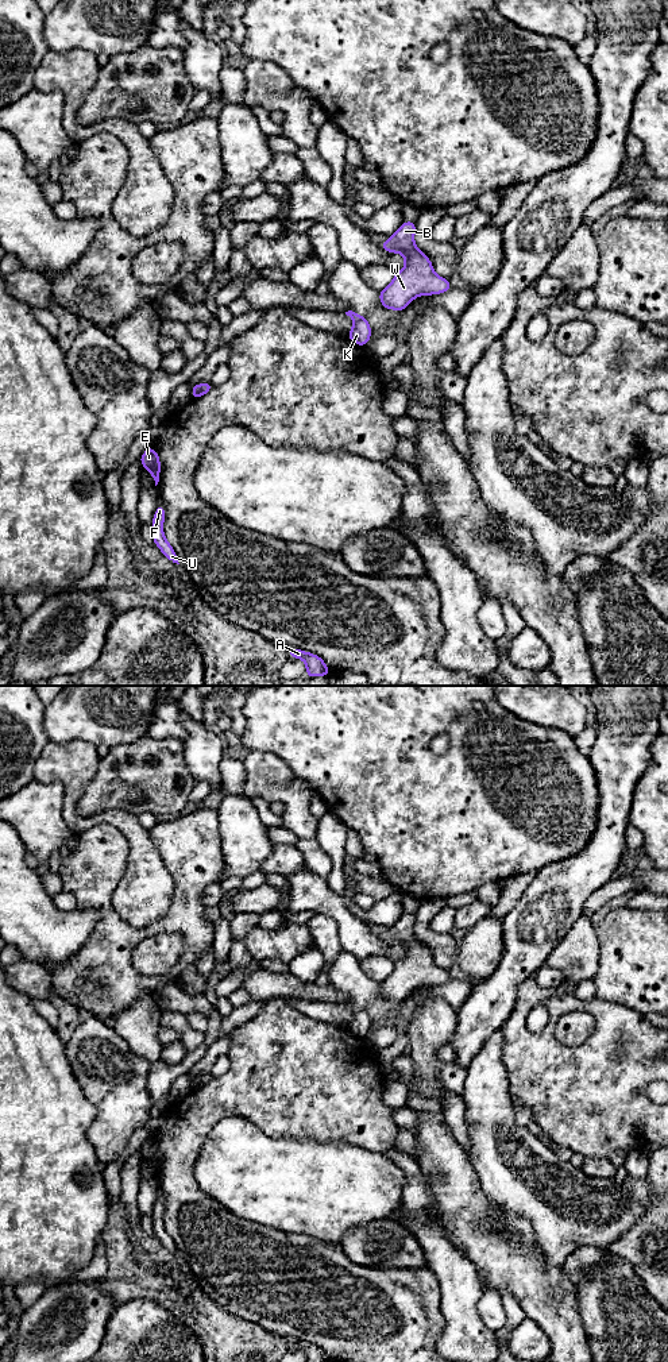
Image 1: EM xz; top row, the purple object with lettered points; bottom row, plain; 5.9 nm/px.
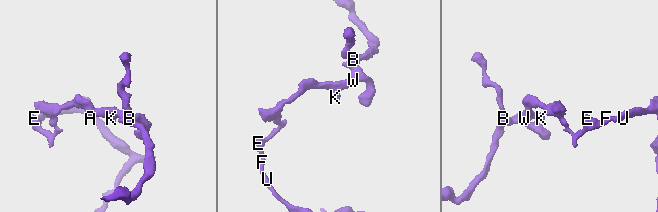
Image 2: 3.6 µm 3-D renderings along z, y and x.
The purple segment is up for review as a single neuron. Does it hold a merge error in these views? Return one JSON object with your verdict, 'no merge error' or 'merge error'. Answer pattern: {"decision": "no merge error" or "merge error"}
{"decision": "merge error"}

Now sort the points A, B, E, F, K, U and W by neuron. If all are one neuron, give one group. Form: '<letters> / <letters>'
A E F U / B K W

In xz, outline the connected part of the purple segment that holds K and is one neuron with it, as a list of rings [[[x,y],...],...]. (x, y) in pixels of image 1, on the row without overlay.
[[[352,1002],[345,1003],[354,1011],[354,1016],[347,1029],[358,1037],[364,1038],[371,1029],[371,1018],[364,1007],[360,1007]]]

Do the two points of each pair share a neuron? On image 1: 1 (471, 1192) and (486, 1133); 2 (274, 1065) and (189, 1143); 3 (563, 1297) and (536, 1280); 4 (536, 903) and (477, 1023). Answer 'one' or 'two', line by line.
1: two
2: one
3: one
4: one

